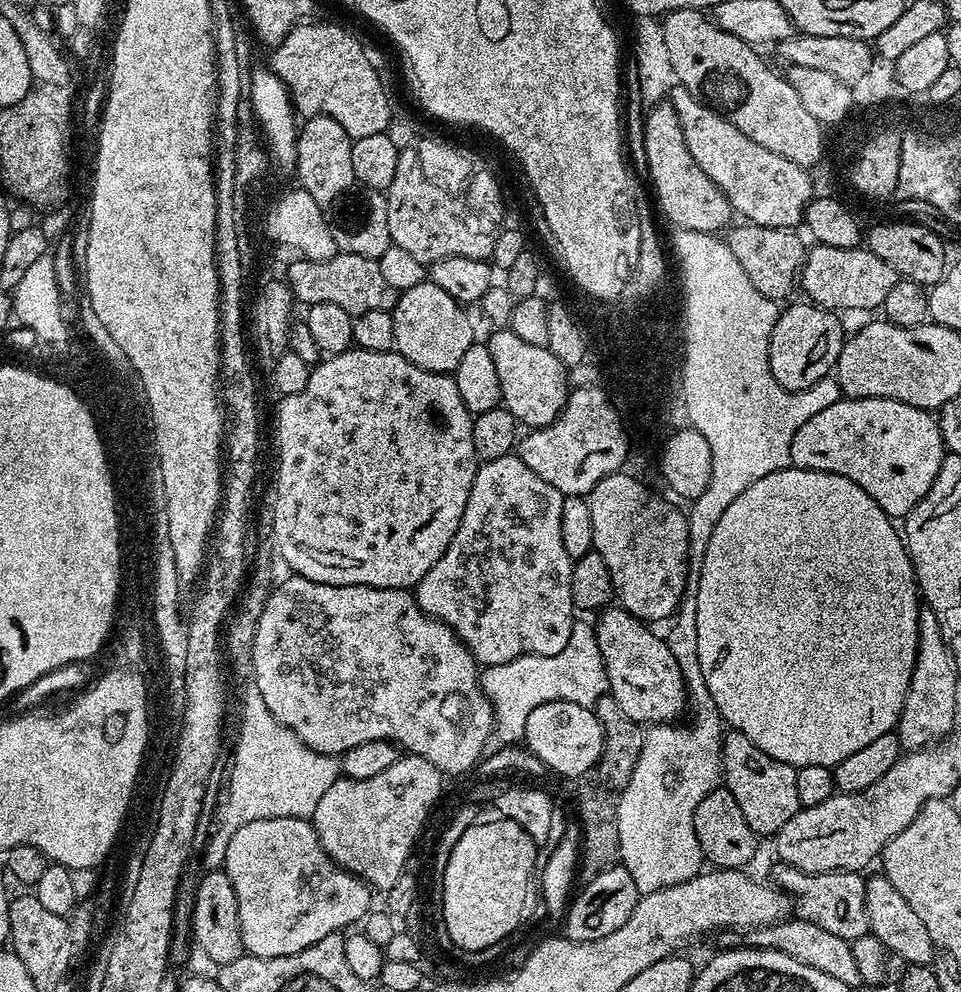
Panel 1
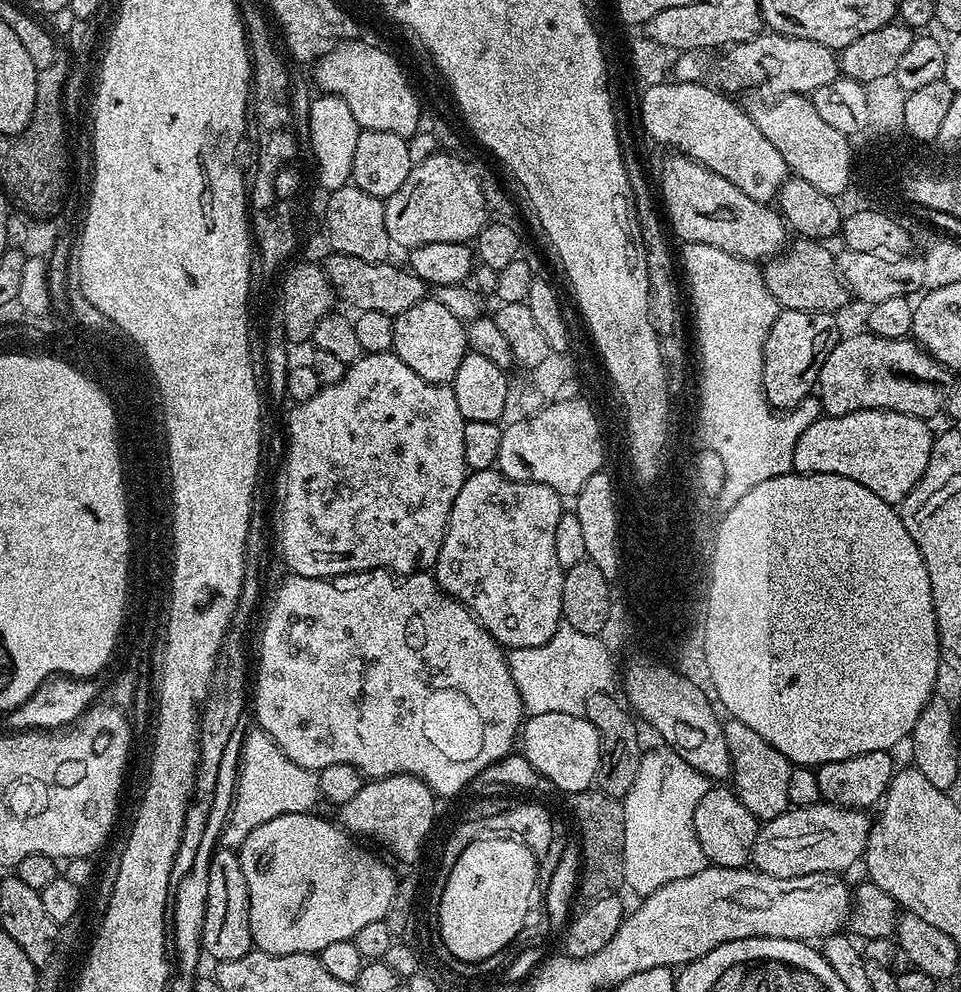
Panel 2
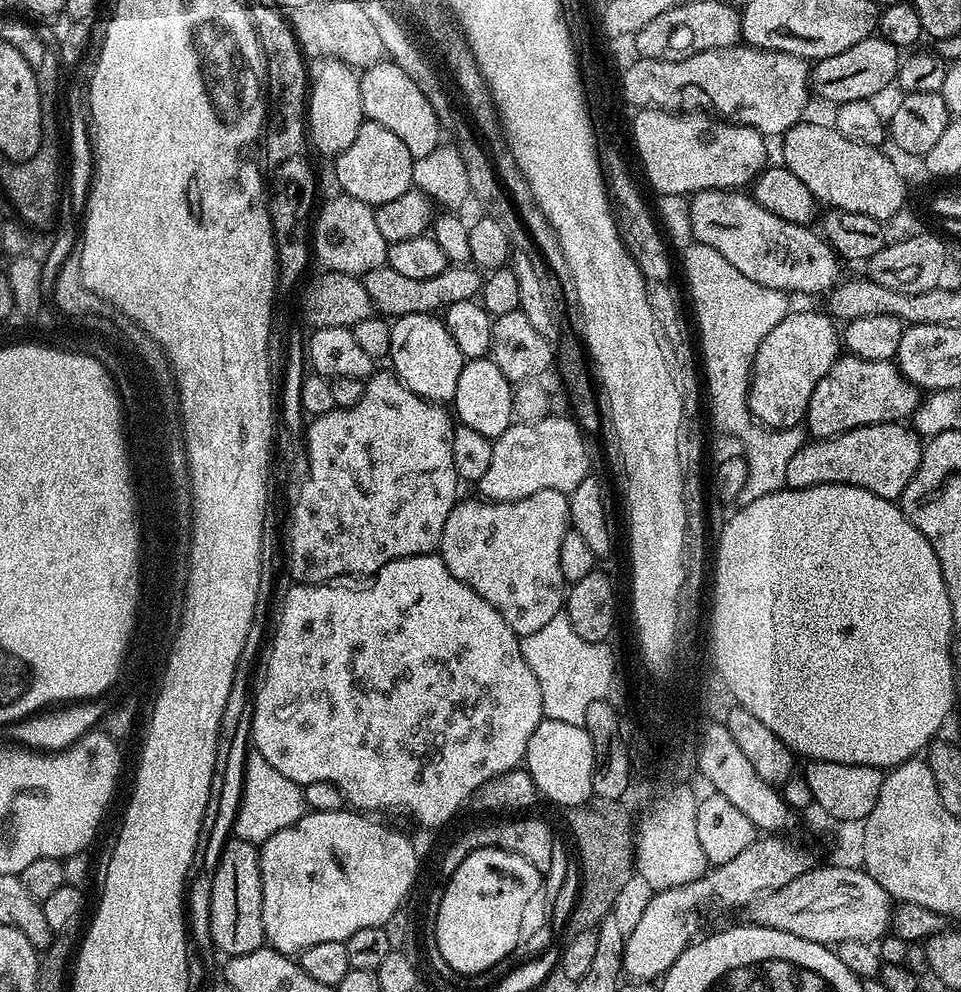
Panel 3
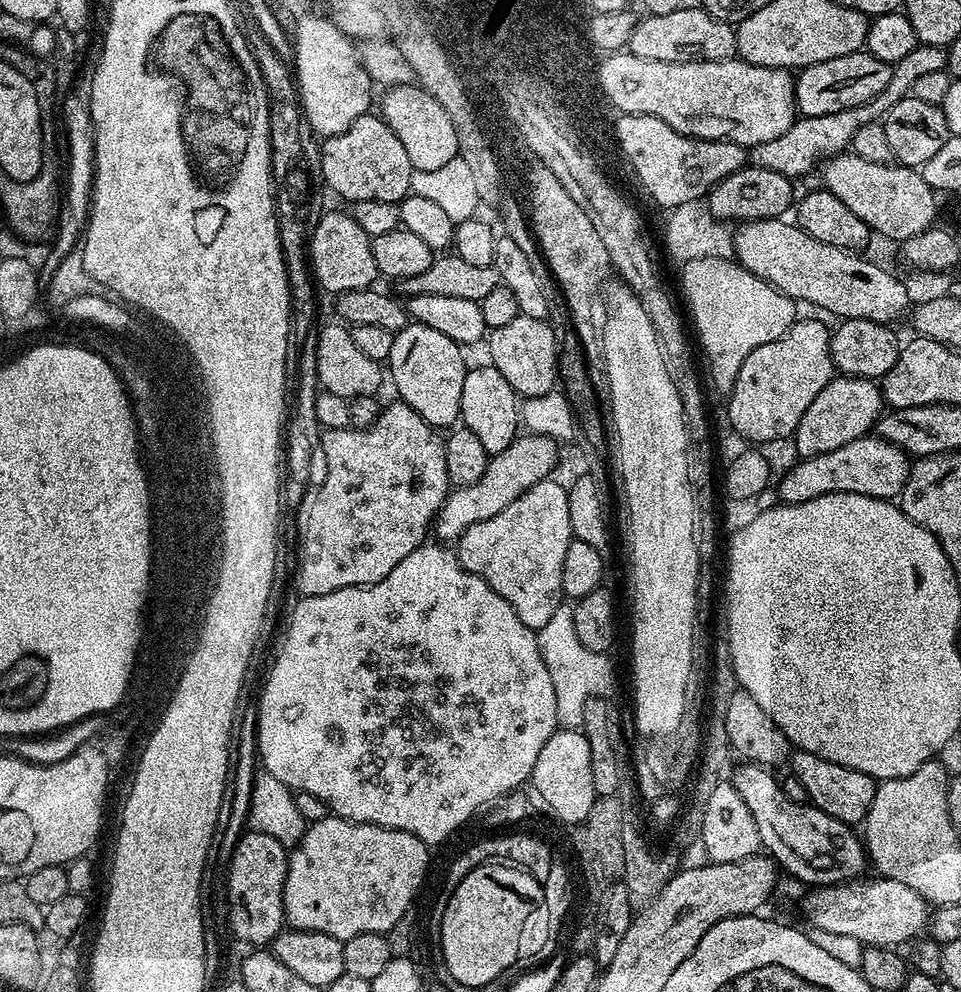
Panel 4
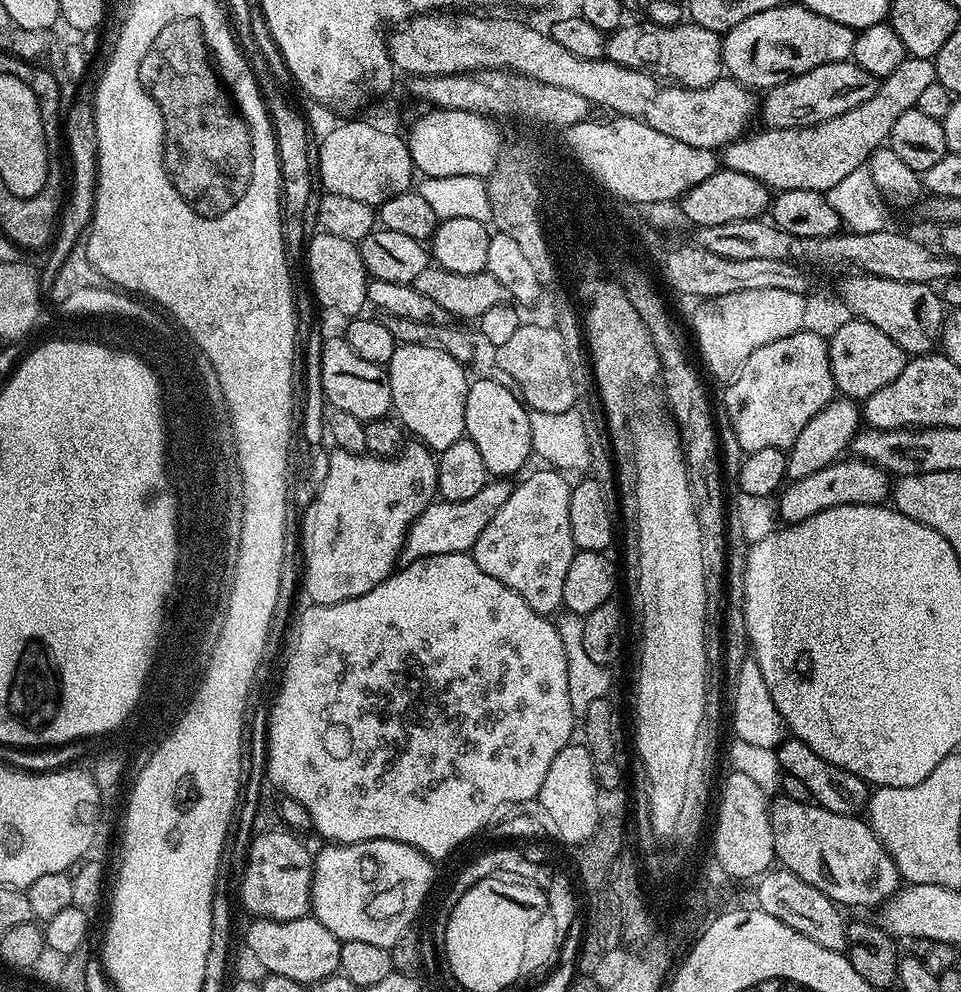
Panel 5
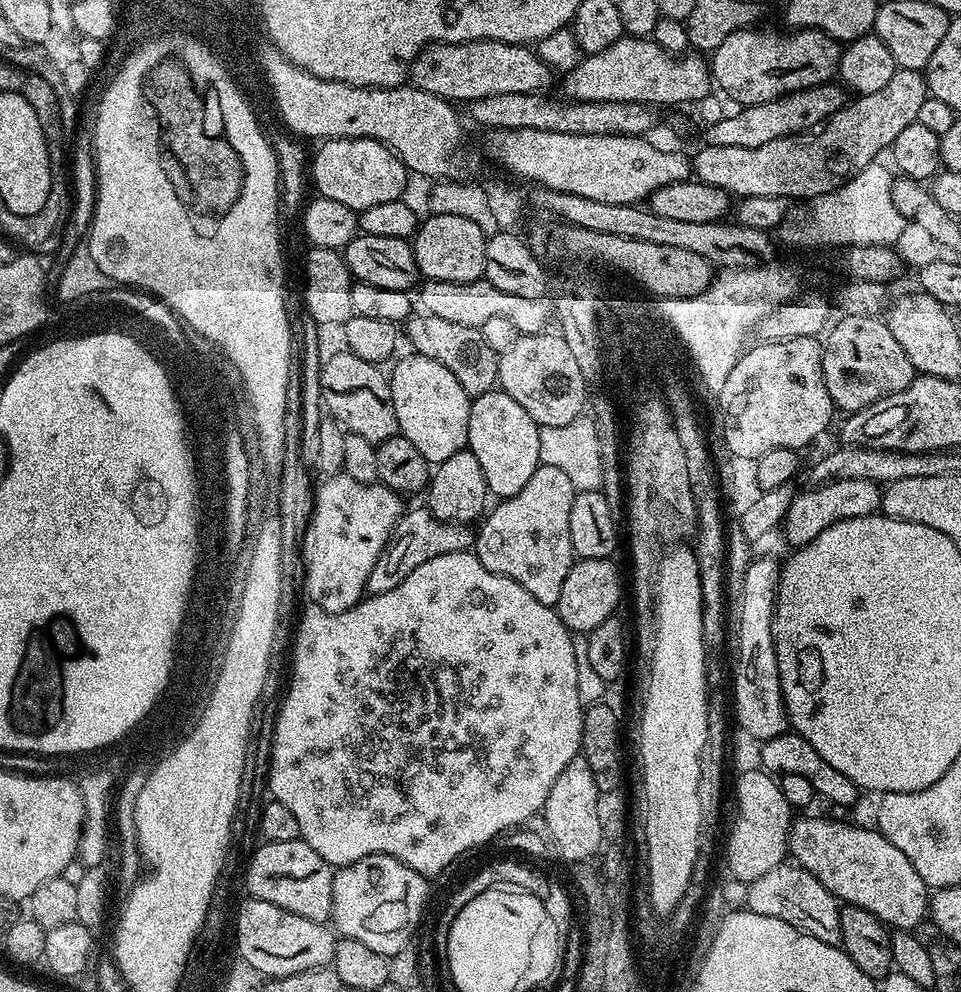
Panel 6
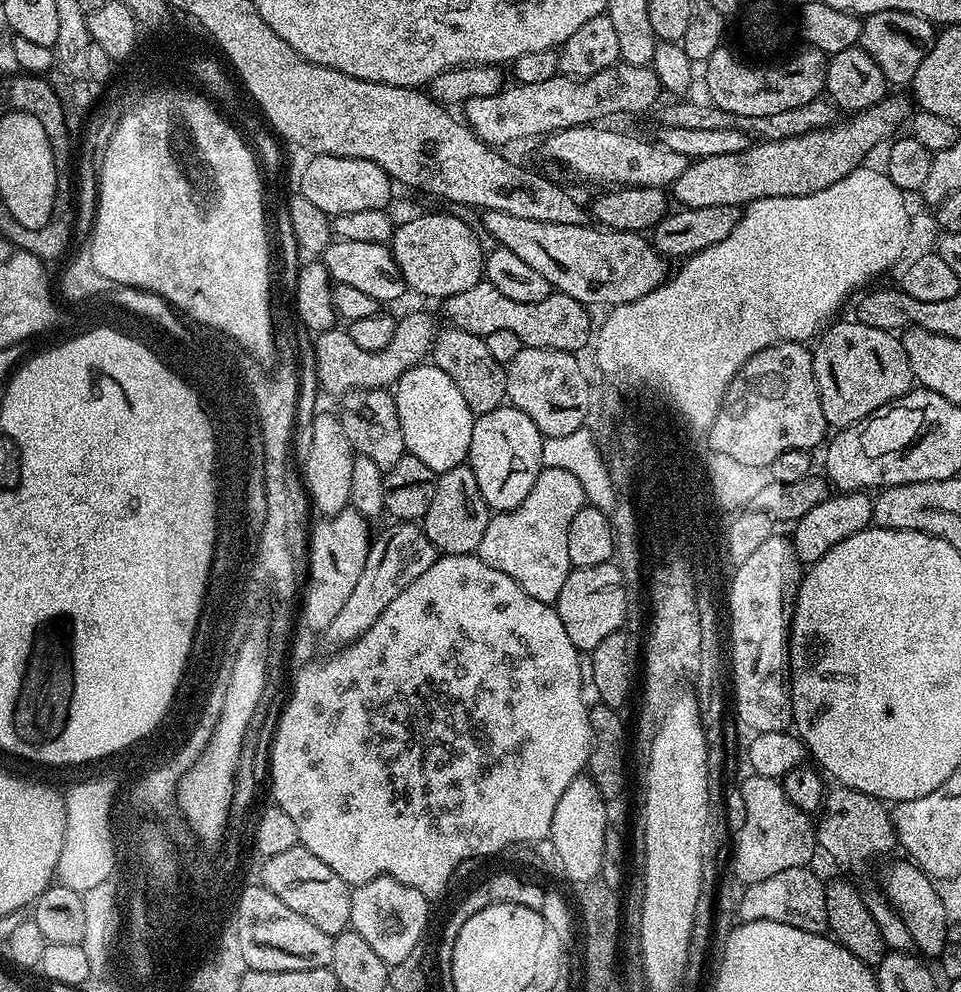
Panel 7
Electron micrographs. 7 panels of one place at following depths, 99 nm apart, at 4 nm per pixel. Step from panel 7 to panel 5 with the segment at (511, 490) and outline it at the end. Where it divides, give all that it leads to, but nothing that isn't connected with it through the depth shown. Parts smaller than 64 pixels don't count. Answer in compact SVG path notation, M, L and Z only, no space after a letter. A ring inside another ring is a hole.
M473 379L468 385L464 415L467 439L478 446L486 462L486 470L496 478L515 477L515 472L527 462L528 456L533 455L529 409L519 395L507 383L504 384L496 380Z

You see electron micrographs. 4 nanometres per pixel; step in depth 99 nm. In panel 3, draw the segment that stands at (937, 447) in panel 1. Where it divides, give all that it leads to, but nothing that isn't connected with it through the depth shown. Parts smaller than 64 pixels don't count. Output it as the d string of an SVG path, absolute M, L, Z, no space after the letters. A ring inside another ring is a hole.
M903 423L863 425L836 437L805 443L786 466L786 485L809 488L815 484L849 484L896 502L914 478L921 458L922 440L911 427Z

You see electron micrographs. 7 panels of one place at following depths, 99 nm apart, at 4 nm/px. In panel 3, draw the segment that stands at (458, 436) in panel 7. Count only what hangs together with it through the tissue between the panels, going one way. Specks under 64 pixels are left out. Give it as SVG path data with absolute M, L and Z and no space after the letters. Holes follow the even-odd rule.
M431 312L406 314L395 317L391 326L390 350L387 354L387 359L392 360L391 371L423 400L447 405L458 390L458 374L462 374L462 366L466 361L462 350L458 350L458 342L450 338L450 330L446 330L443 319Z

